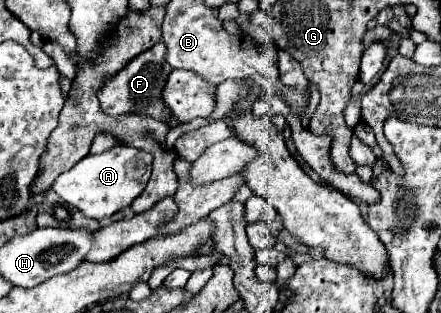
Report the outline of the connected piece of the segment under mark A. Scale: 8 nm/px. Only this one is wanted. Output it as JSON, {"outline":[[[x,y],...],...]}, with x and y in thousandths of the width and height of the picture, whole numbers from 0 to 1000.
{"outline":[[[256,466],[229,492],[202,492],[179,511],[161,543],[120,581],[120,607],[161,658],[175,658],[197,696],[238,703],[261,677],[288,665],[329,601],[342,562],[342,498],[324,479],[293,466]]]}

